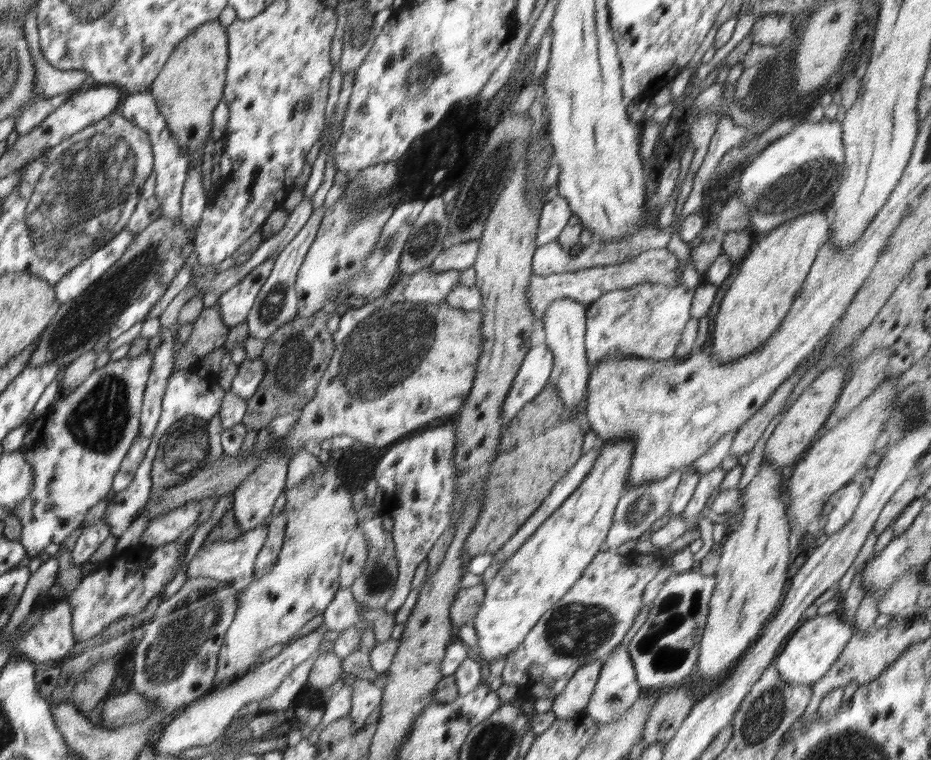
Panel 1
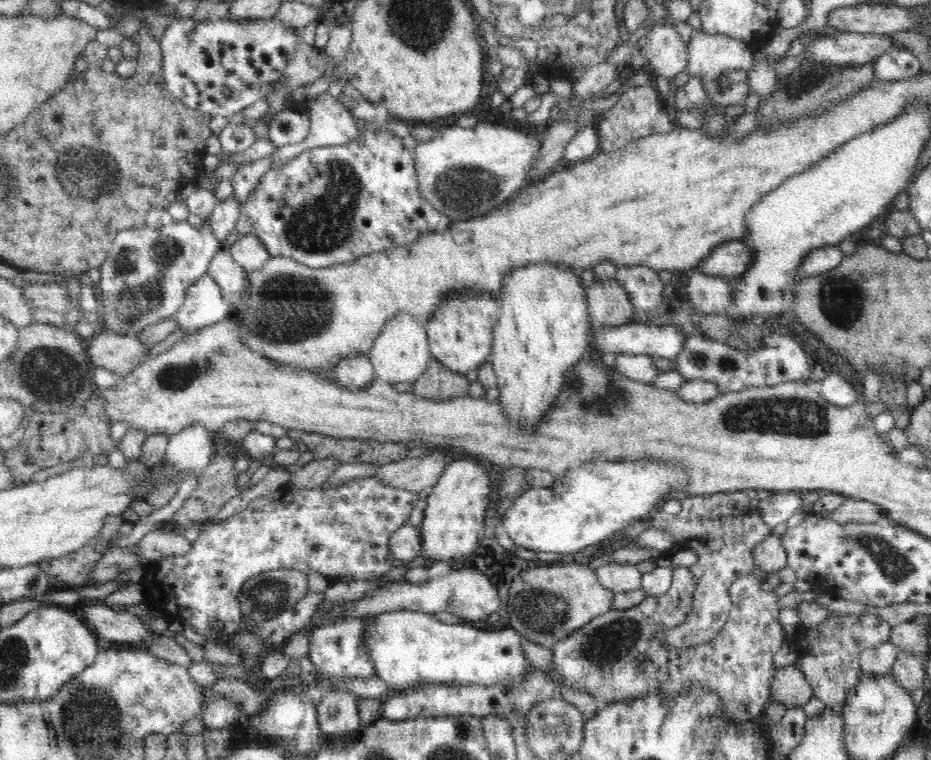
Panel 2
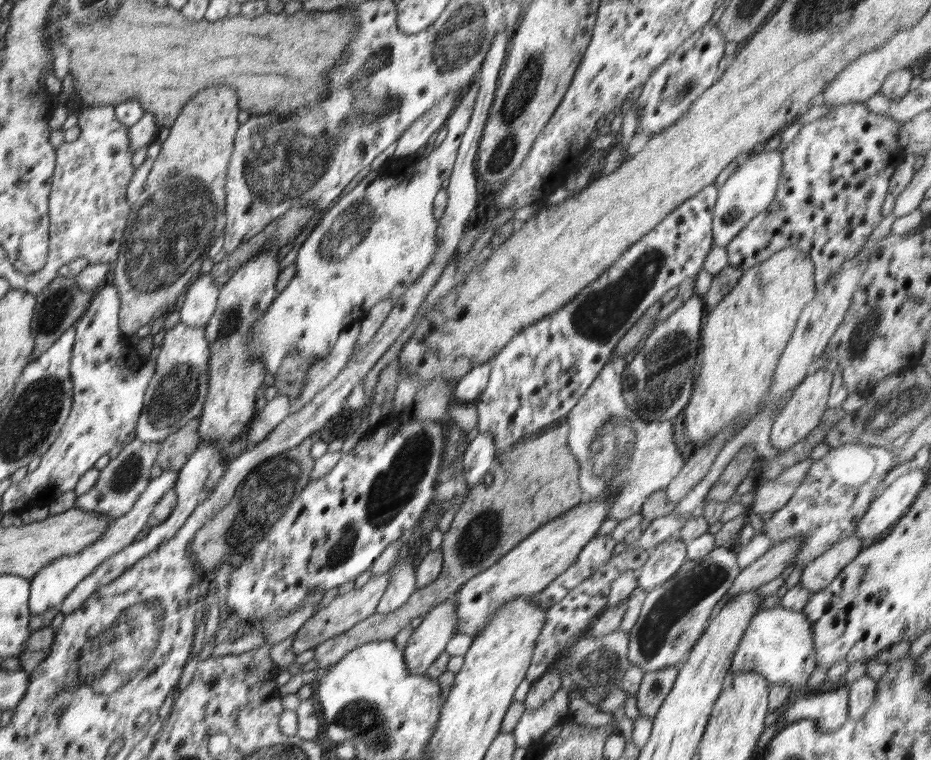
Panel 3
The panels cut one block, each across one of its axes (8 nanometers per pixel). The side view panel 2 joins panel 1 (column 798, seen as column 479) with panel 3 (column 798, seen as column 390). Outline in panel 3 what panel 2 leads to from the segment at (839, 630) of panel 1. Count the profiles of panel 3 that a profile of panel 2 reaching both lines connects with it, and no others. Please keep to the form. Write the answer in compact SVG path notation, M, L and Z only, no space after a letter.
M778 605L771 610L756 612L734 652L729 673L723 682L723 690L731 685L735 674L750 671L761 674L770 684L791 684L793 692L805 690L808 677L816 665L812 639L810 622L802 611L796 612Z

